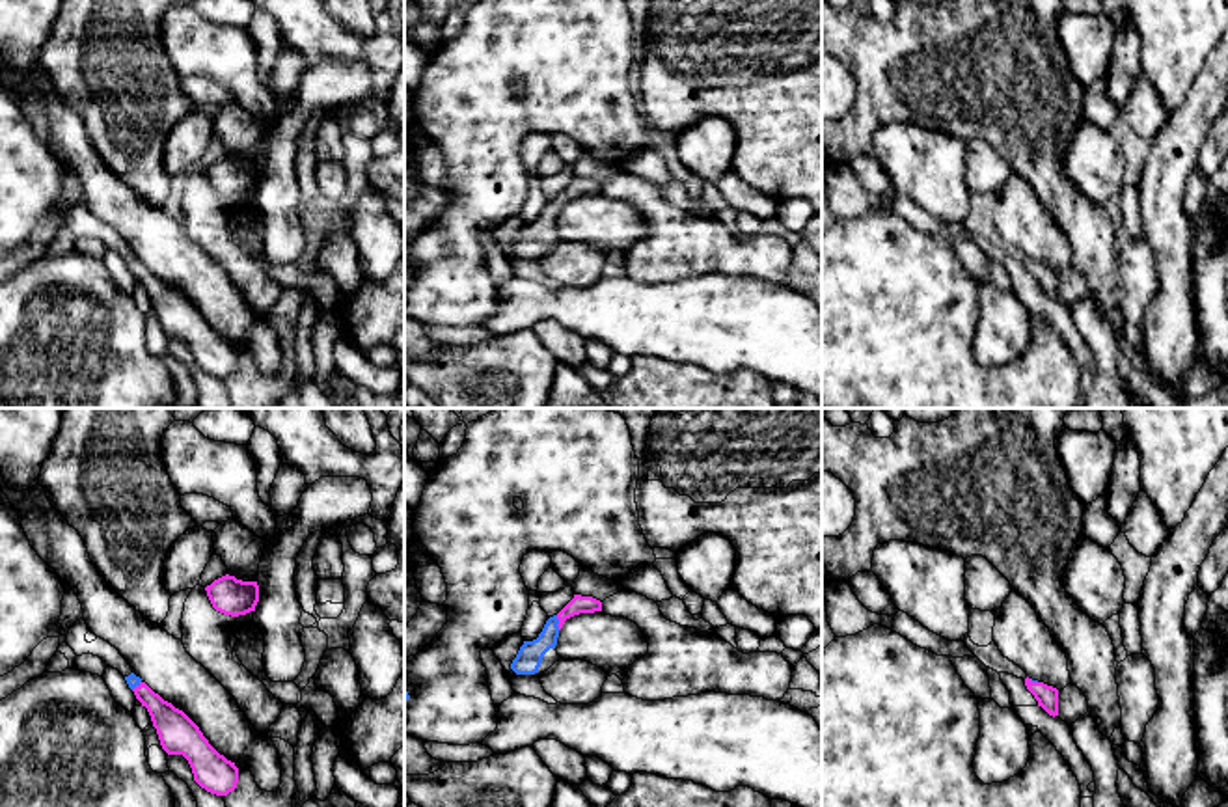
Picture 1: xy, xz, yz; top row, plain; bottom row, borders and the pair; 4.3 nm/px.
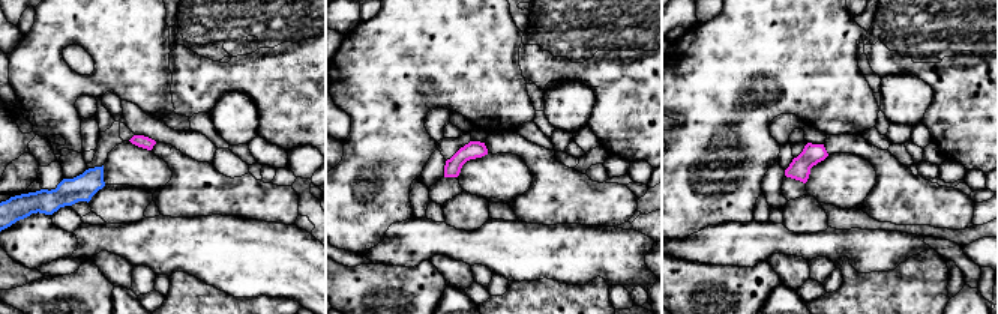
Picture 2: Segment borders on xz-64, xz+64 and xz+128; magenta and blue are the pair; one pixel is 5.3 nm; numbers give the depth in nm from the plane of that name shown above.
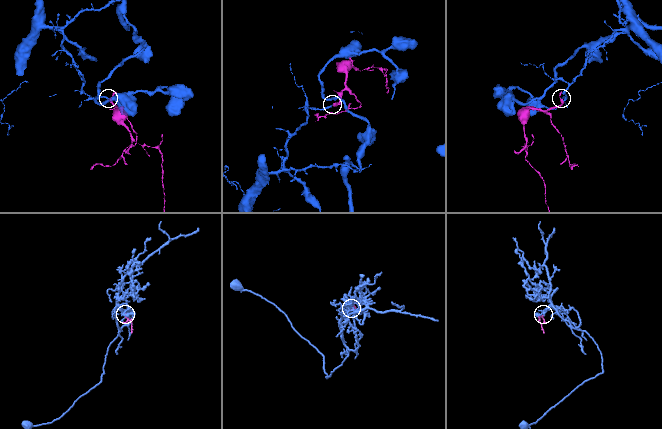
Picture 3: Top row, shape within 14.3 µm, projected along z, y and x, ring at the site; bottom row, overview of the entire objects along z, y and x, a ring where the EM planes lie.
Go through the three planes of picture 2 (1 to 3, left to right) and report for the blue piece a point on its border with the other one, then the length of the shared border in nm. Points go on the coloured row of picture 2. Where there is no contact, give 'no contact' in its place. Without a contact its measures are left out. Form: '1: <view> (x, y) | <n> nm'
1: no contact
2: no contact
3: no contact

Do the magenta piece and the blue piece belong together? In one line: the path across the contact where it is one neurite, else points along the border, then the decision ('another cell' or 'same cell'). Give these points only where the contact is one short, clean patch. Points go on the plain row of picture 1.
runs through xz (578, 187), (559, 205), (528, 243); same cell

